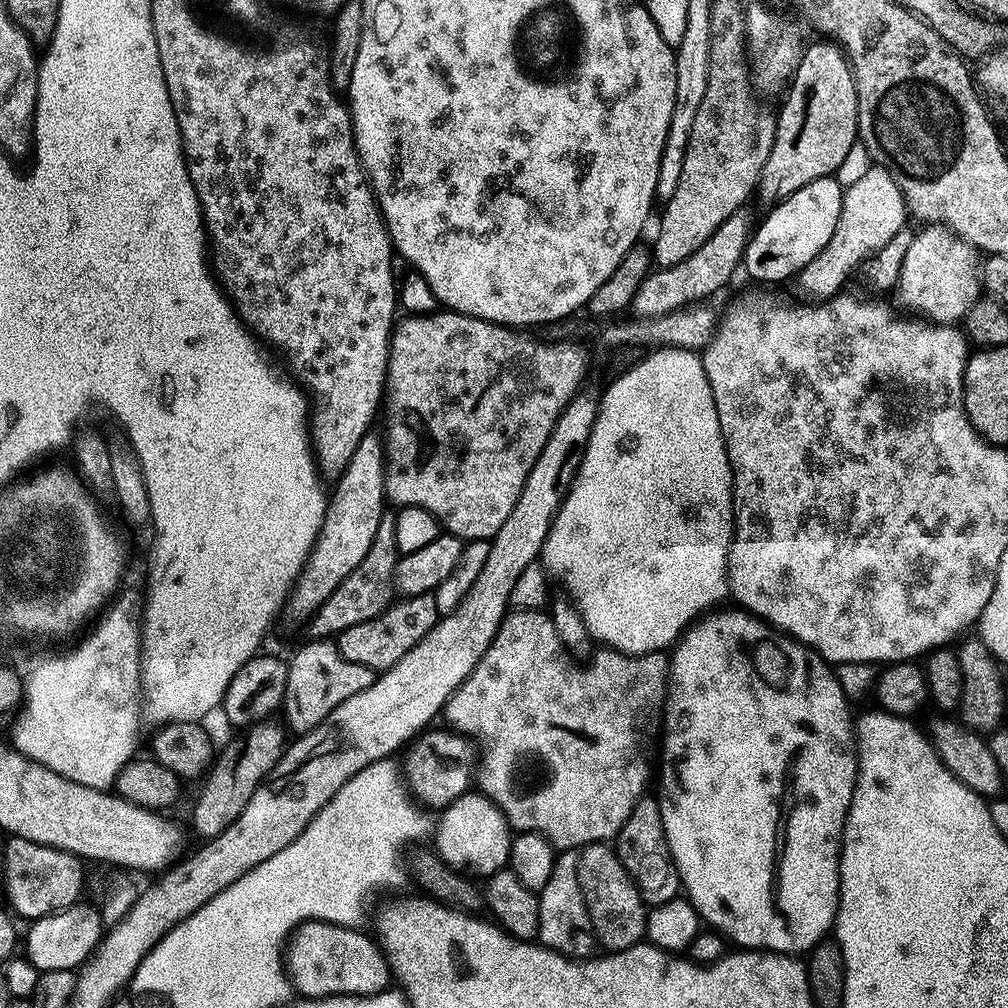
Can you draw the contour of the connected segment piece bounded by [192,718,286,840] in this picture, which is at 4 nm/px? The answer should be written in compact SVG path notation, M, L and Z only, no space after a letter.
M275 719L261 720L251 728L243 729L237 740L232 740L224 748L224 753L215 757L205 784L192 812L192 828L200 836L209 840L216 837L237 820L246 808L246 803L253 797L254 790L272 775L272 768L283 754L286 747L283 723L275 724Z

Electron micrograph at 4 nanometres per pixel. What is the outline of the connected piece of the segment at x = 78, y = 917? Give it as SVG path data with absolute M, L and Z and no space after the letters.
M85 902L71 904L60 912L52 912L49 916L43 916L31 921L27 925L28 937L23 937L22 950L29 964L35 966L39 973L50 970L66 970L71 972L79 969L100 947L102 935L106 927L99 907L91 908Z

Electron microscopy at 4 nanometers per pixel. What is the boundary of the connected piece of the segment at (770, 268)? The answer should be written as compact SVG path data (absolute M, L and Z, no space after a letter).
M827 176L802 186L771 209L764 221L759 221L744 251L743 271L748 271L756 280L776 284L779 280L790 281L800 269L822 250L838 223L842 189L835 178Z

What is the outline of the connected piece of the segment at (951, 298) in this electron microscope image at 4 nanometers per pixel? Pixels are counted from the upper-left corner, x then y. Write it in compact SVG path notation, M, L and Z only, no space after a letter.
M924 226L913 235L910 250L907 251L902 261L899 283L894 289L894 295L900 299L904 308L909 308L909 313L923 318L933 324L955 325L963 321L964 316L982 296L981 265L978 263L977 249L971 244L955 236L950 229L943 226Z

